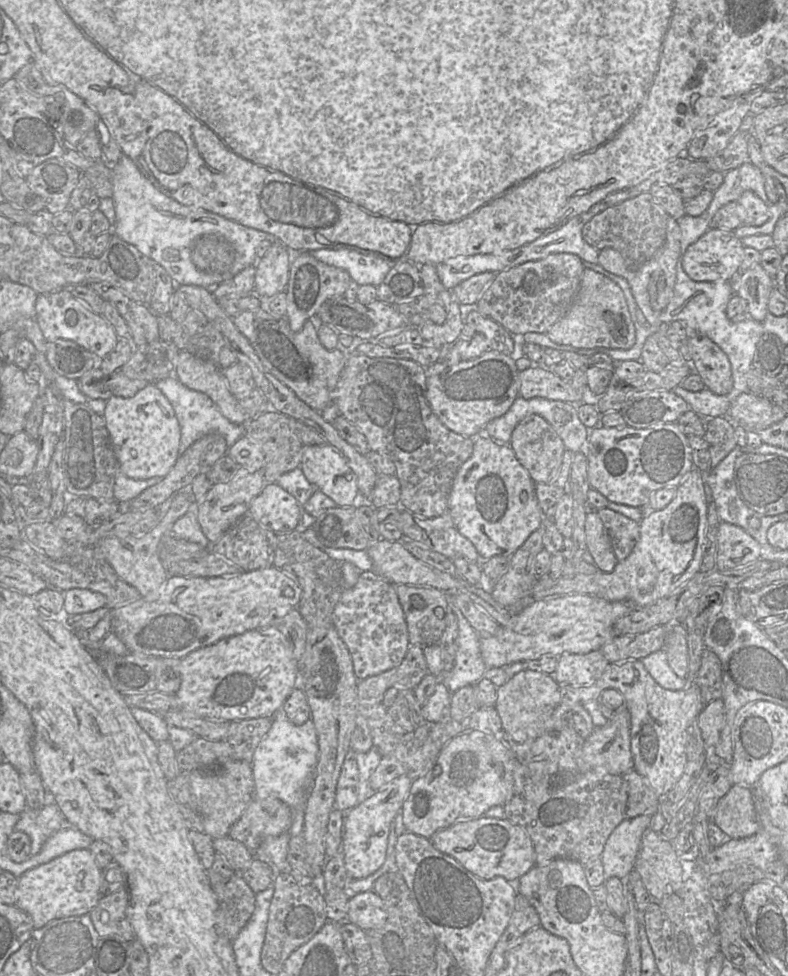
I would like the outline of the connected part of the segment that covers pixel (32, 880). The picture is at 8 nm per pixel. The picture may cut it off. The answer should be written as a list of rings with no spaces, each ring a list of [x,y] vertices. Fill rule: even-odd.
[[[89,849],[73,850],[21,875],[15,906],[31,917],[35,929],[54,919],[90,914],[102,897],[101,872]]]

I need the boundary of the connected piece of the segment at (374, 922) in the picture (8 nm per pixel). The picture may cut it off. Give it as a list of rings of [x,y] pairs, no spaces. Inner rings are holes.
[[[375,891],[356,893],[349,898],[347,921],[362,930],[381,928],[386,920],[386,906]]]

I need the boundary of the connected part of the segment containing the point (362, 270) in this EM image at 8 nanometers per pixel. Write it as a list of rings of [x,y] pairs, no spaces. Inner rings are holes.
[[[317,249],[298,253],[310,253],[315,259],[325,264],[345,270],[360,286],[377,287],[393,266],[392,262],[350,249]]]

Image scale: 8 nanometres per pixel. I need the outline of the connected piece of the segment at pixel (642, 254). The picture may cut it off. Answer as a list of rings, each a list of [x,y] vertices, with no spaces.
[[[650,192],[641,193],[636,197],[610,206],[593,216],[582,228],[583,240],[601,250],[613,248],[624,259],[627,267],[635,268],[651,259],[663,246],[669,215],[654,200]]]

